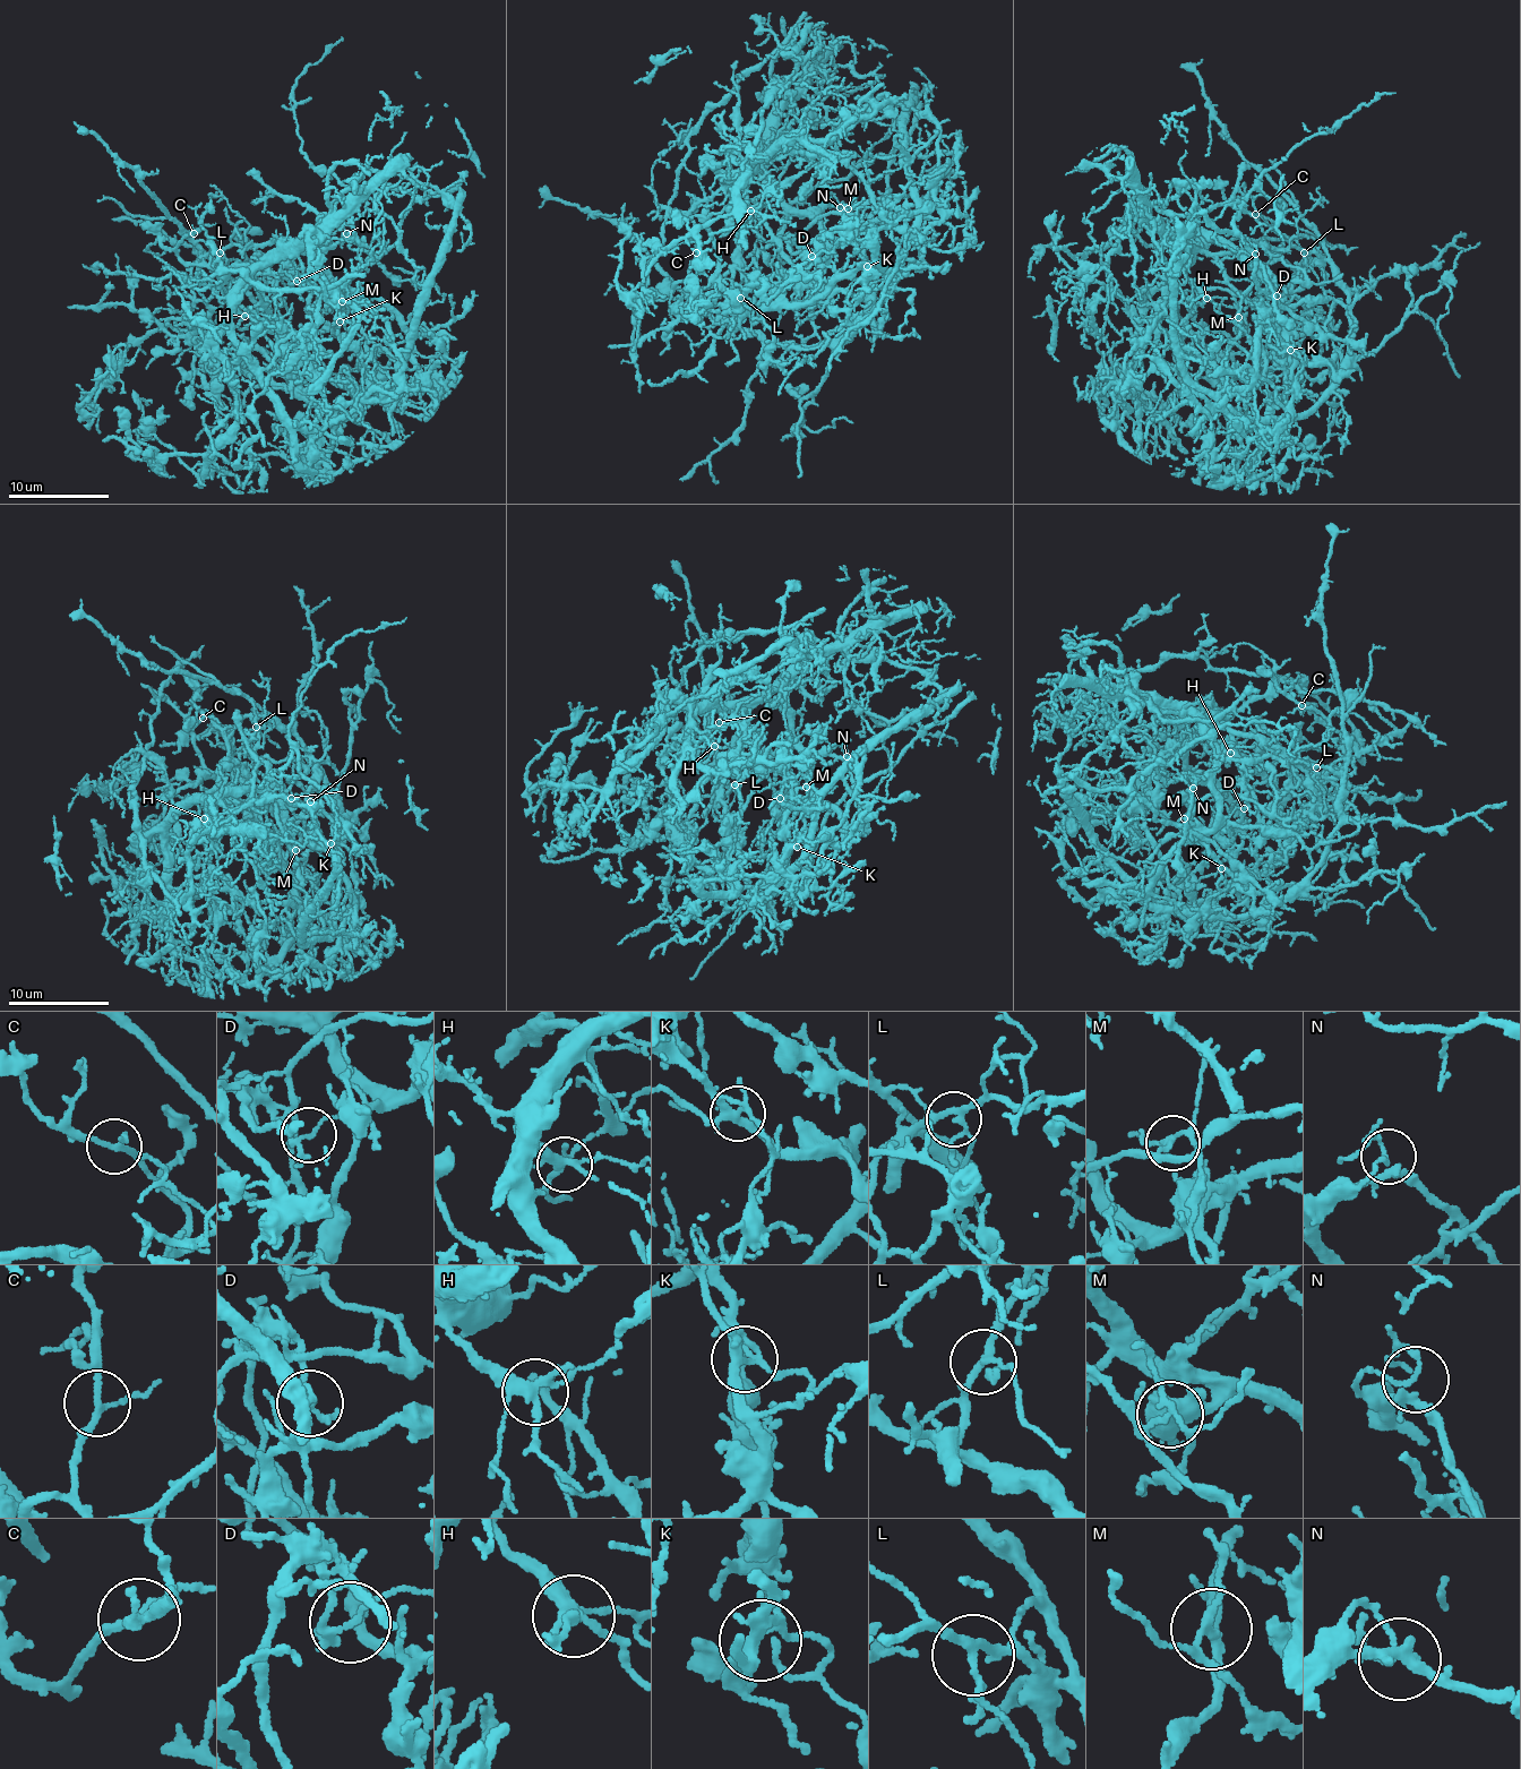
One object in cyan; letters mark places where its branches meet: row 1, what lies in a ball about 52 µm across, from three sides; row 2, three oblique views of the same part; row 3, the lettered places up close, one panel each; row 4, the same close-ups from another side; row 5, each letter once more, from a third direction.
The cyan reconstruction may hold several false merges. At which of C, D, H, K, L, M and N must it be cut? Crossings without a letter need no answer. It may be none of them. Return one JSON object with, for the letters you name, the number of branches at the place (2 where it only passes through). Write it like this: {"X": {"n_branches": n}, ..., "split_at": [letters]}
{"D": {"n_branches": 4}, "M": {"n_branches": 5}, "split_at": ["D", "M"]}

